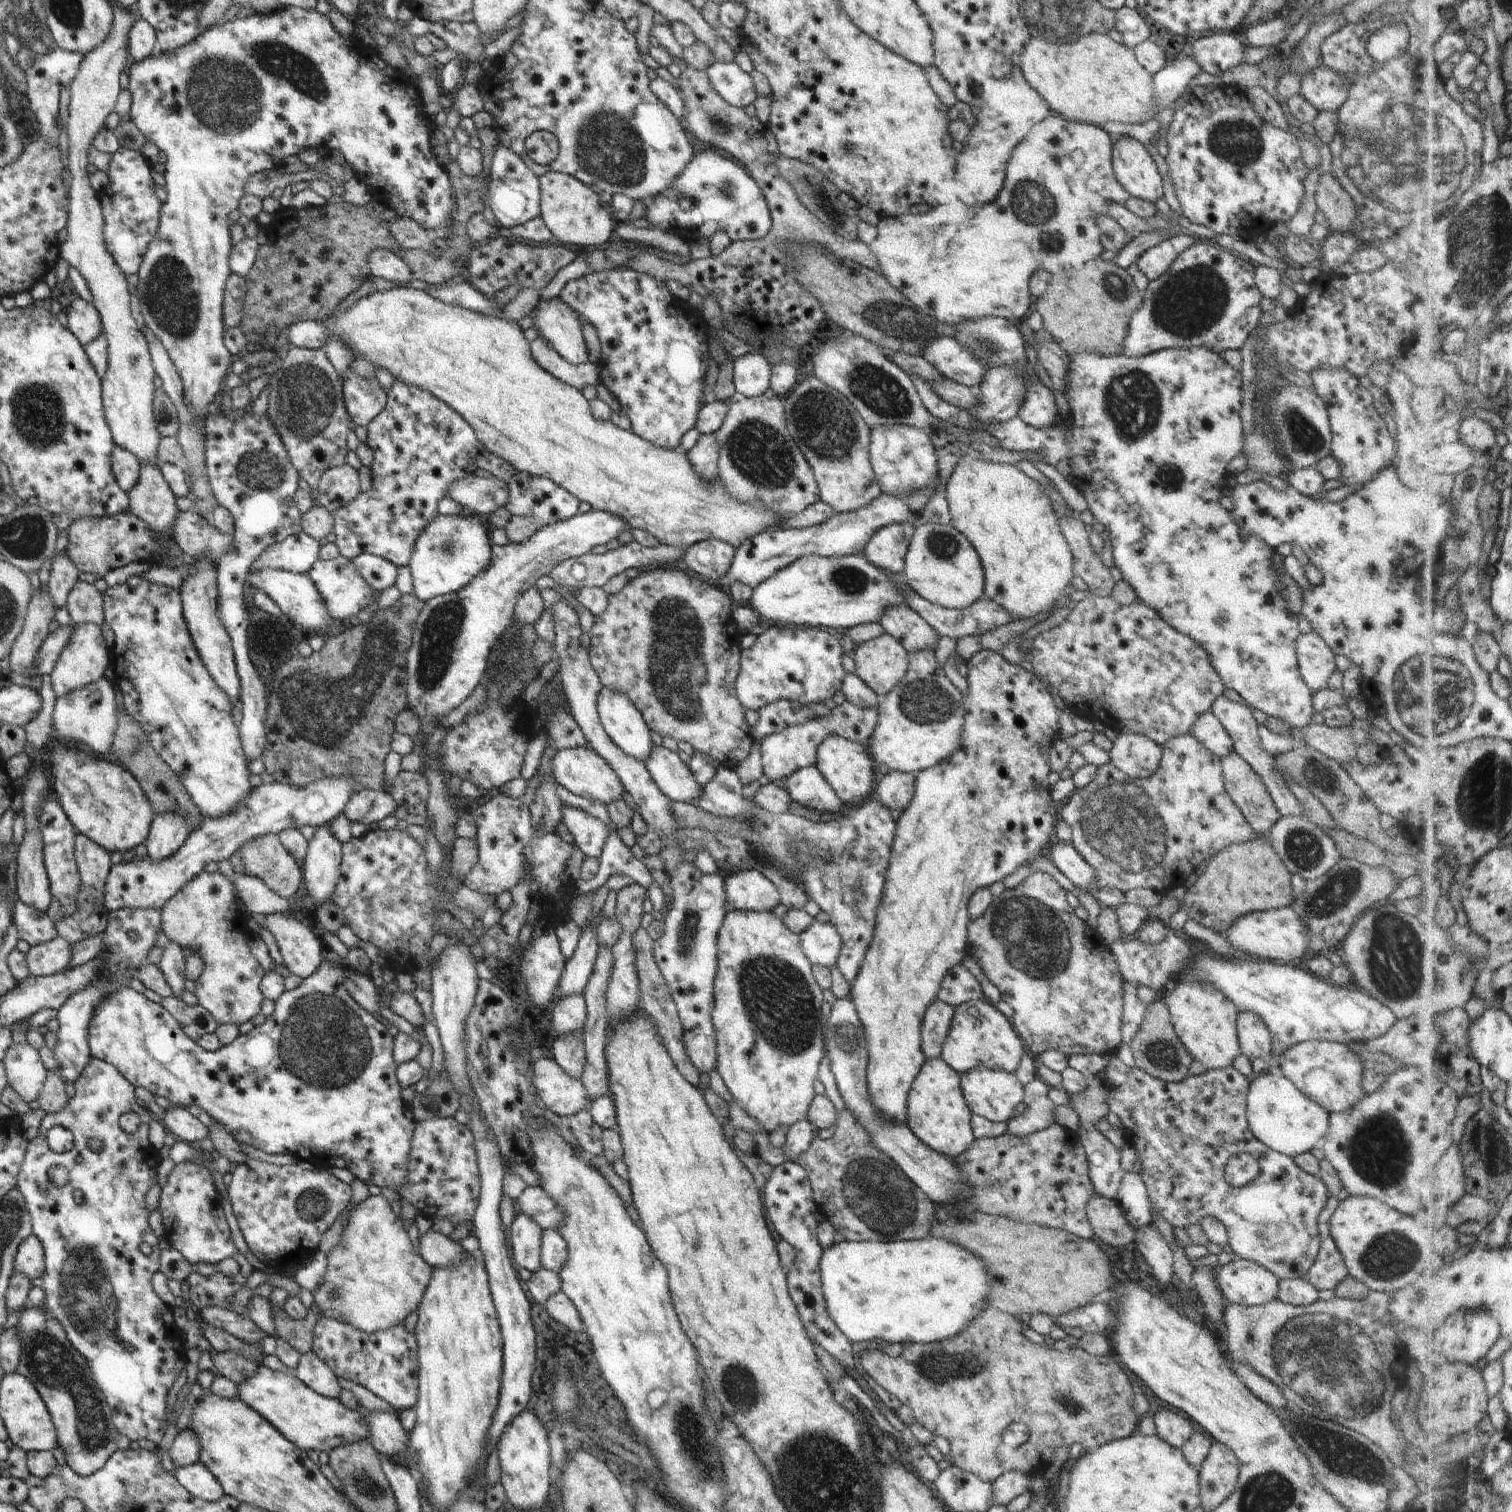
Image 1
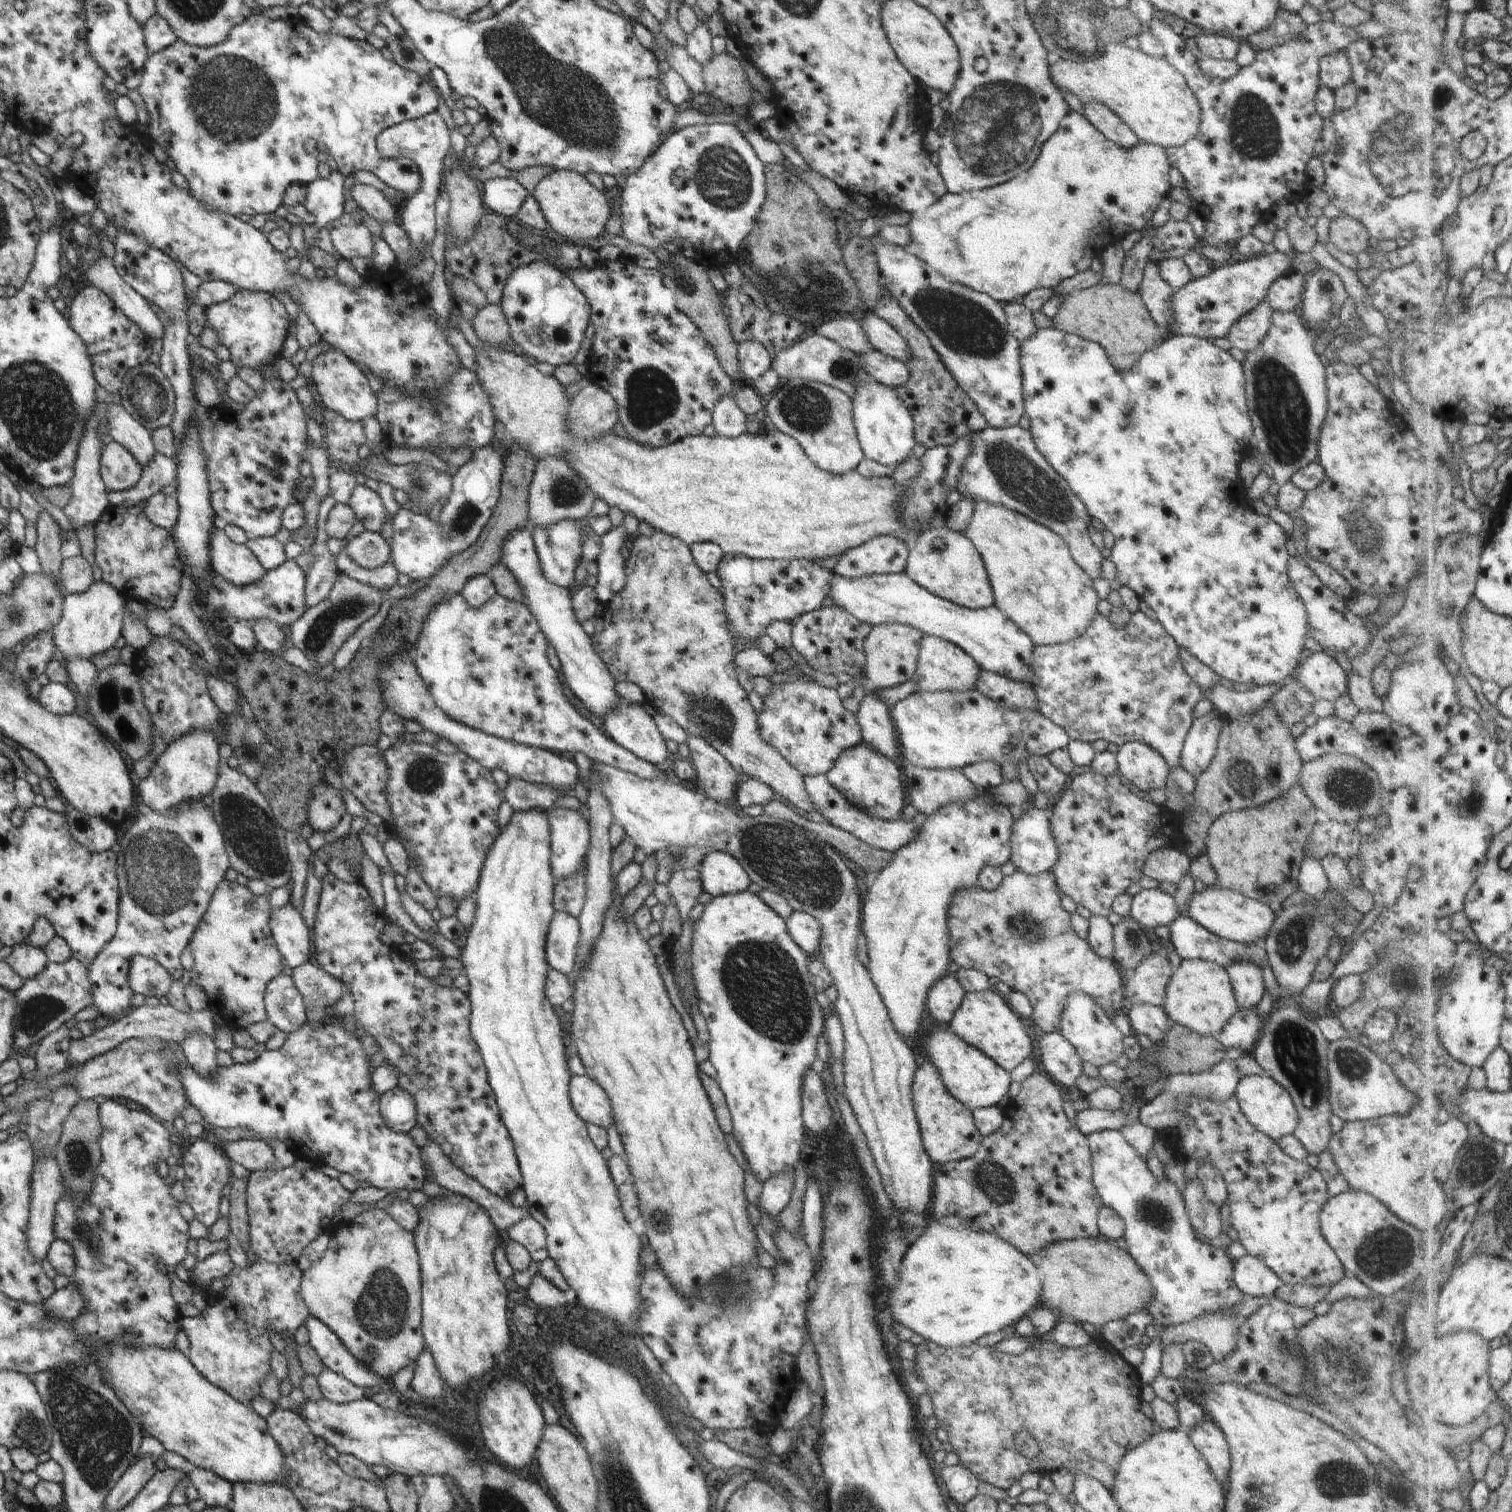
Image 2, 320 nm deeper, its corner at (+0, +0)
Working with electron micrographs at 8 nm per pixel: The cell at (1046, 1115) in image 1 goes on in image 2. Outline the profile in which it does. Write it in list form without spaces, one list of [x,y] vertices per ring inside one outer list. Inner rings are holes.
[[[1090,1107],[1087,1110],[1082,1110],[1082,1112],[1077,1112],[1076,1122],[1075,1124],[1072,1123],[1072,1126],[1075,1126],[1081,1134],[1088,1136],[1094,1132],[1108,1129],[1120,1131],[1129,1122],[1128,1114],[1122,1110],[1108,1112]]]

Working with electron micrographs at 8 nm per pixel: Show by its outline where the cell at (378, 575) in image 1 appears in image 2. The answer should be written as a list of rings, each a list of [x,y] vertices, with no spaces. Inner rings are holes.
[[[360,532],[346,545],[348,556],[361,570],[375,570],[391,560],[391,547],[380,533]]]

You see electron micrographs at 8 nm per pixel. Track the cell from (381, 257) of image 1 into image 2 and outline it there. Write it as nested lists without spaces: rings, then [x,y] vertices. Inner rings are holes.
[[[336,223],[330,231],[332,244],[342,259],[371,258],[374,252],[374,236],[363,225],[342,226]]]

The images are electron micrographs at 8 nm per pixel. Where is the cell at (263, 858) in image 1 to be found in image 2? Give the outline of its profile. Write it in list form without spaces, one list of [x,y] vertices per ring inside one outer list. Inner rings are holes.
[[[225,760],[218,766],[212,812],[218,824],[228,854],[230,868],[249,879],[260,879],[272,890],[289,886],[291,863],[287,854],[285,831],[274,821],[266,798],[244,774],[230,768]]]

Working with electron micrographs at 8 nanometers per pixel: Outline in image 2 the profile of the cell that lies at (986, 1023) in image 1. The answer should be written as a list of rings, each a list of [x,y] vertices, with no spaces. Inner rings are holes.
[[[994,987],[982,992],[965,993],[948,1026],[954,1036],[980,1050],[1008,1073],[1027,1060],[1032,1052],[1032,1040],[1024,1030],[1020,1017],[1012,1012]]]

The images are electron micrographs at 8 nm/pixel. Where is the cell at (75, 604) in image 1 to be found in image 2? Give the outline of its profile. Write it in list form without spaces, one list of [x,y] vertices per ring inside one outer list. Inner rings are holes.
[[[82,556],[63,558],[59,582],[69,594],[82,594],[95,582],[92,567]]]

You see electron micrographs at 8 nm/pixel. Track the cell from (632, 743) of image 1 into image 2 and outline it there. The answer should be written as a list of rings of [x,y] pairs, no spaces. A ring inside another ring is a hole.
[[[529,527],[516,530],[506,538],[506,542],[502,546],[501,564],[506,566],[506,569],[518,582],[522,596],[524,596],[523,604],[534,614],[547,642],[554,647],[562,664],[563,684],[570,694],[578,697],[584,703],[590,713],[604,720],[606,714],[620,704],[621,696],[616,692],[615,679],[608,671],[606,664],[594,651],[591,637],[586,635],[581,624],[578,624],[568,589],[560,588],[544,578]]]

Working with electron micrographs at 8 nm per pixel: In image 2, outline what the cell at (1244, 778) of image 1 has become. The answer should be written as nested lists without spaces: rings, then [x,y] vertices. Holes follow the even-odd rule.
[[[1270,701],[1260,712],[1238,720],[1221,713],[1219,716],[1223,721],[1216,756],[1196,779],[1193,798],[1196,810],[1192,808],[1190,816],[1182,817],[1182,850],[1191,860],[1206,853],[1208,822],[1230,812],[1264,806],[1266,802],[1284,796],[1294,784],[1298,784],[1302,769],[1290,727],[1280,720]]]

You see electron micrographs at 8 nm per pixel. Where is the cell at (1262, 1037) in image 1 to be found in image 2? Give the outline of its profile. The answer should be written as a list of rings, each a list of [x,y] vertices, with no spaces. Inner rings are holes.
[[[1250,960],[1230,962],[1225,970],[1232,984],[1238,1010],[1257,1008],[1266,991],[1263,984],[1263,970],[1252,964]]]

